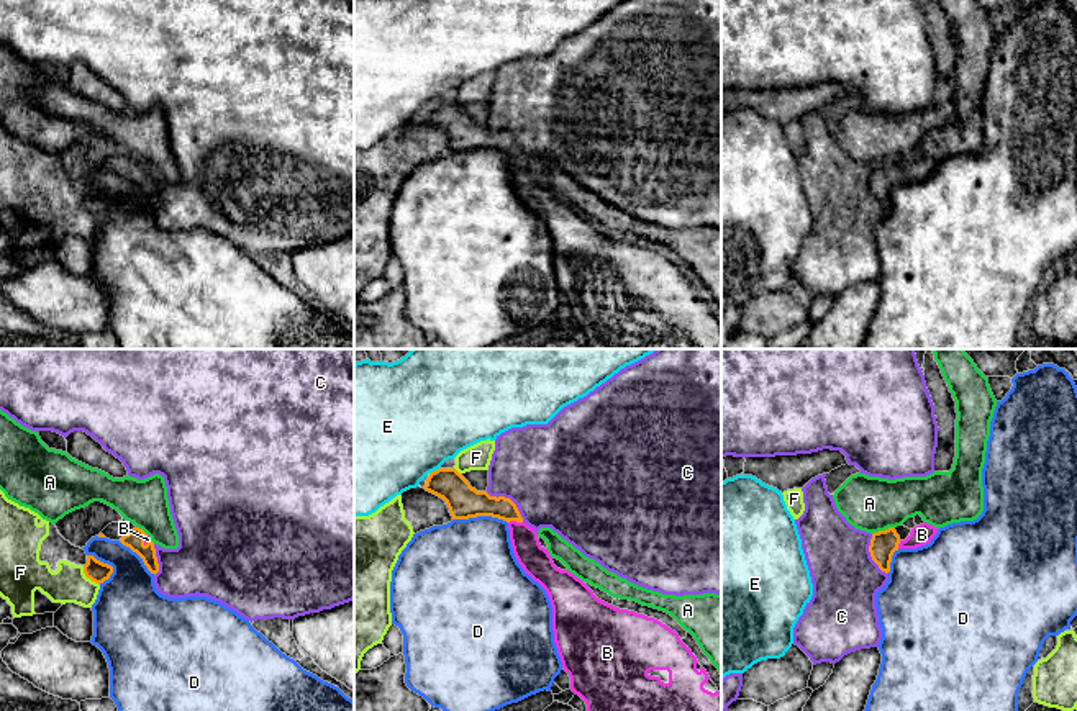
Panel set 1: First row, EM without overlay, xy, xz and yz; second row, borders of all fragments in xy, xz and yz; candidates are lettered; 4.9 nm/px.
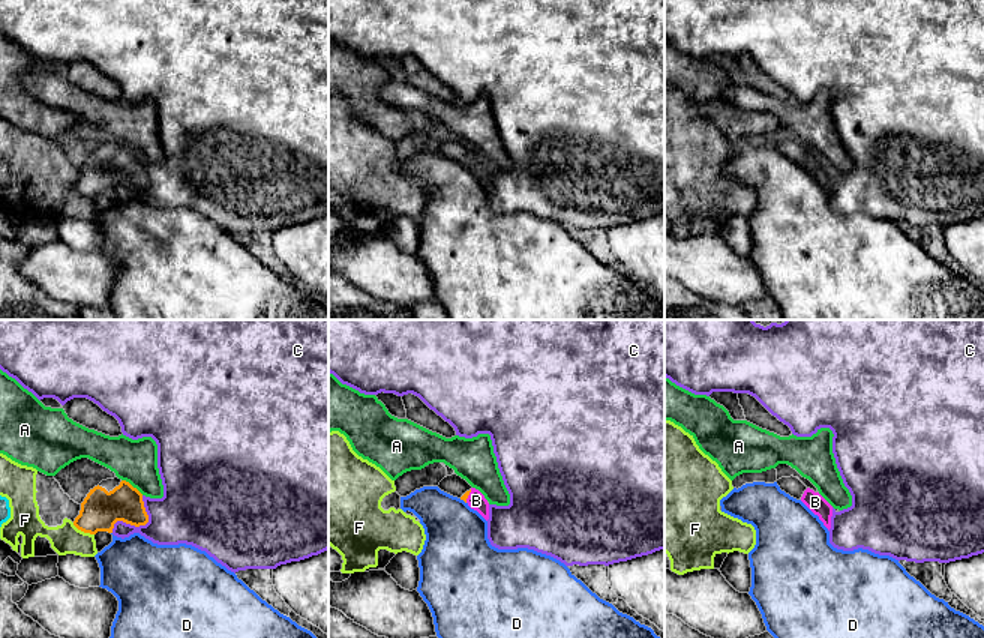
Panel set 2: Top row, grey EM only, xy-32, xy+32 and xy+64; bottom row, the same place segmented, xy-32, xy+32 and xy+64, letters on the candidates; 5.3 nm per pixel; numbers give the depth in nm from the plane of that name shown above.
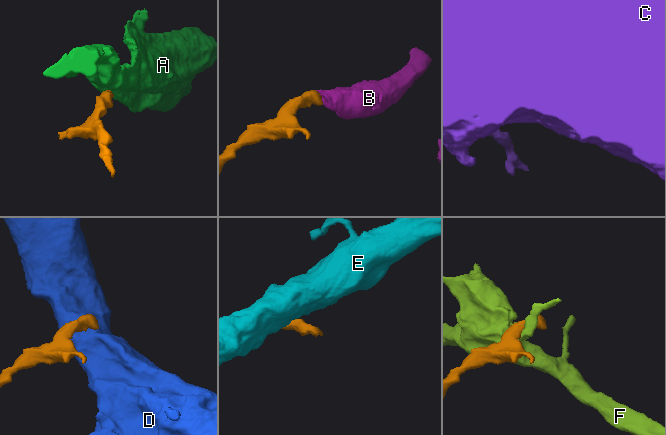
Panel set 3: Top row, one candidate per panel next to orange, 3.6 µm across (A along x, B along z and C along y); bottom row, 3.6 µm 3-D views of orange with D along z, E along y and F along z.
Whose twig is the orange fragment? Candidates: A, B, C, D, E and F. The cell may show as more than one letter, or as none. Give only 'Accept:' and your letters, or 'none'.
Accept: B

